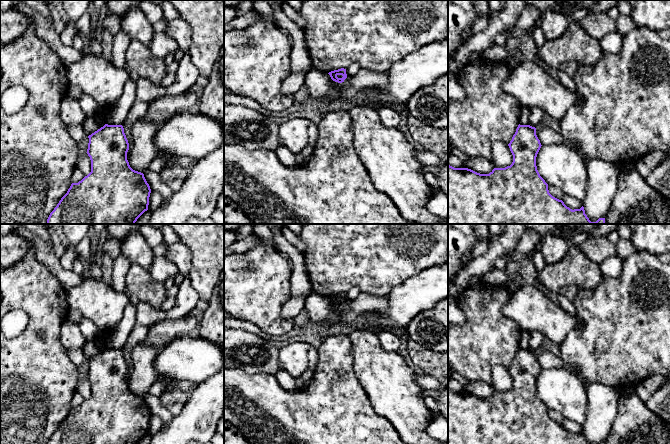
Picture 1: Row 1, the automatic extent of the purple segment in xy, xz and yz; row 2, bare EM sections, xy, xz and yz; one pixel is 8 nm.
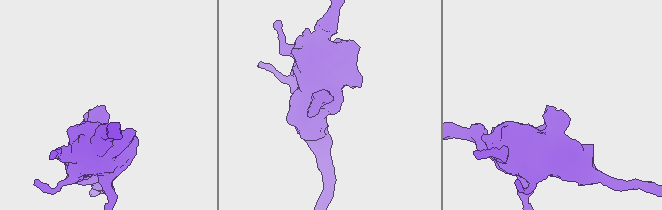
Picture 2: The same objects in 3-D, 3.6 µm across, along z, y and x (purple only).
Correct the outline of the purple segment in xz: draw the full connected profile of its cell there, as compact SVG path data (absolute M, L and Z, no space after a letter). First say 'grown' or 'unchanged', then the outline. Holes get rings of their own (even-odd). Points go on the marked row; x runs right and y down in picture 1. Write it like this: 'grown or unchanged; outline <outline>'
unchanged; outline M341 68L328 73L335 82L342 83L347 78L346 69Z

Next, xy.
unchanged; outline M105 124L88 138L91 172L78 183L71 184L46 224L135 224L148 210L151 189L144 174L129 165L129 143L123 126Z

